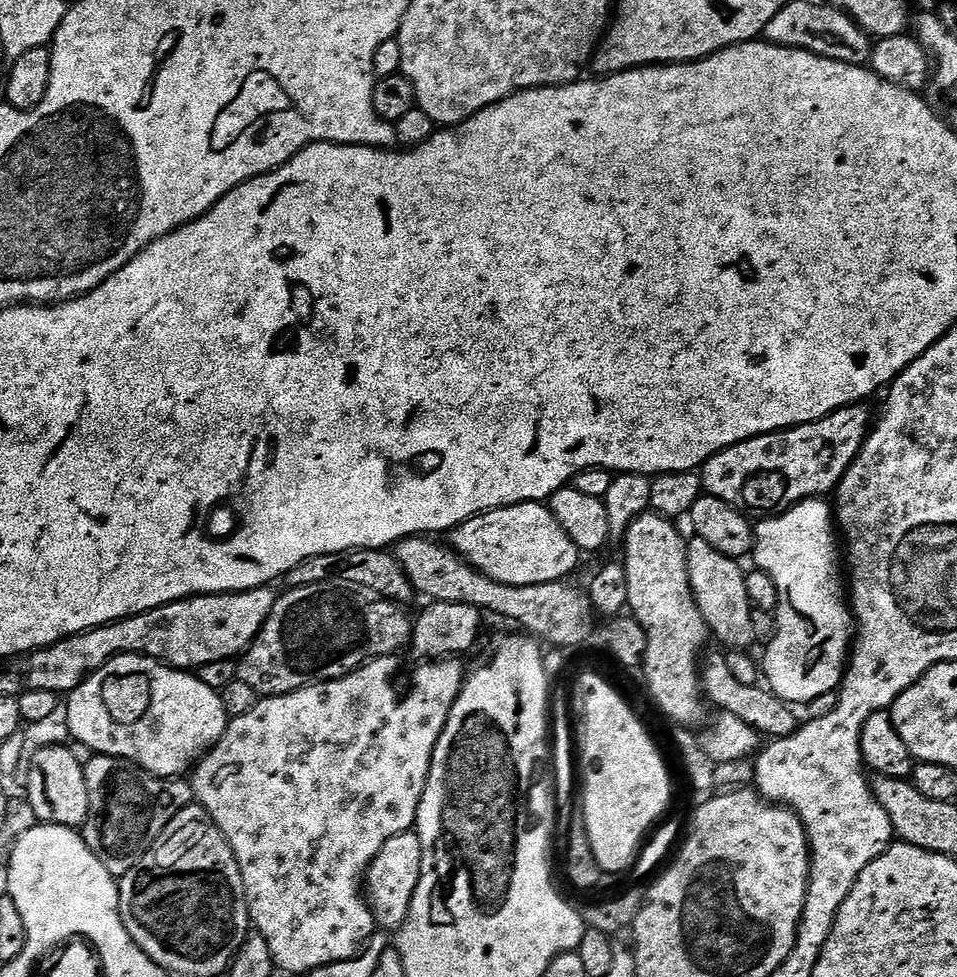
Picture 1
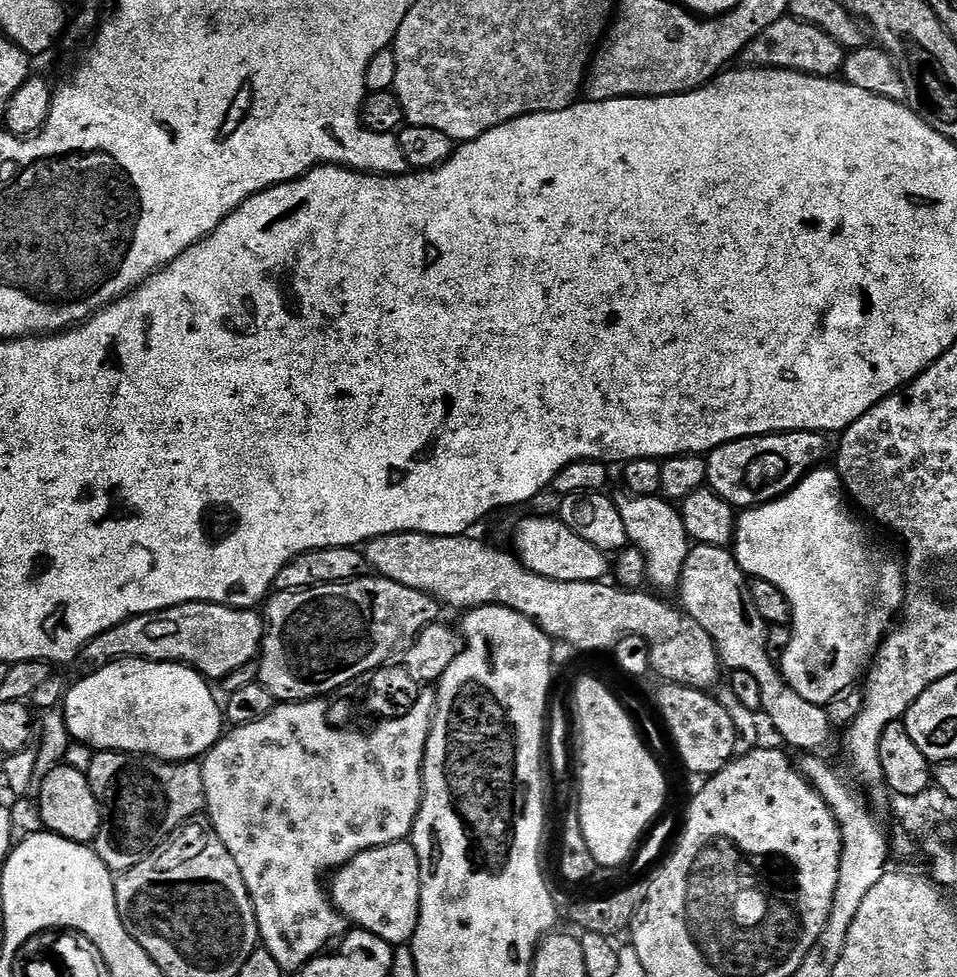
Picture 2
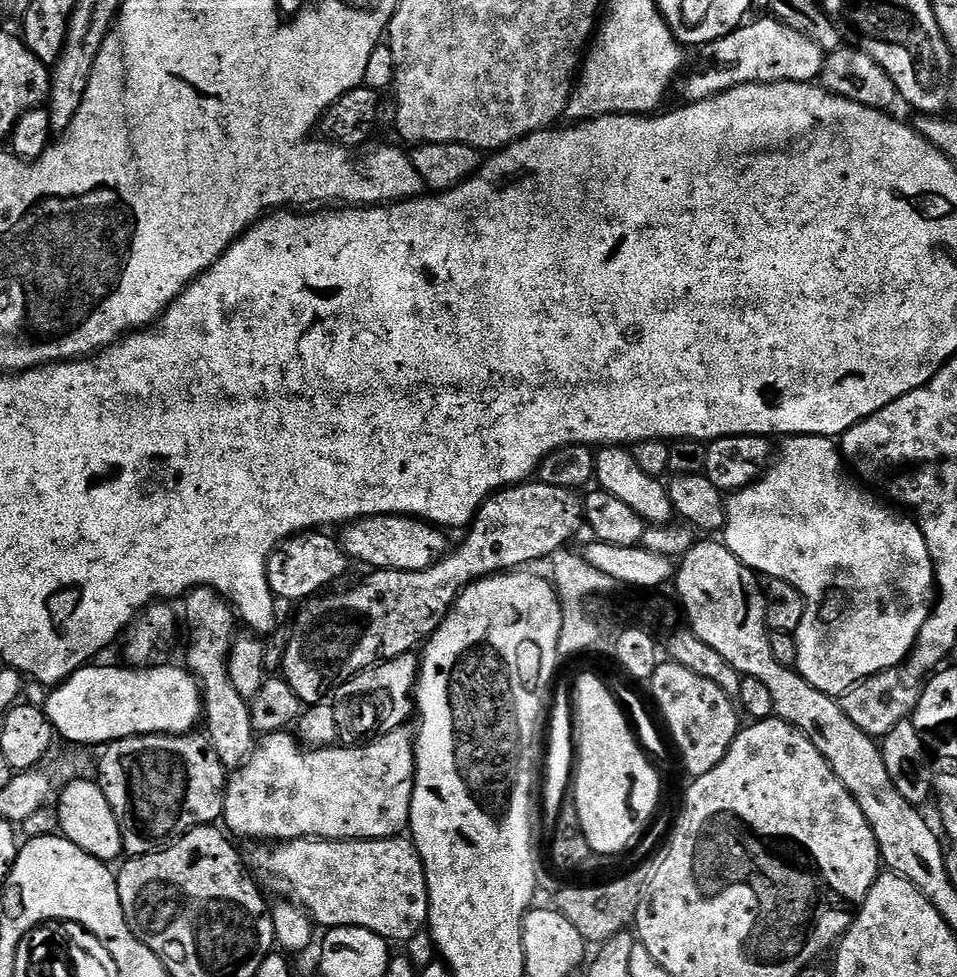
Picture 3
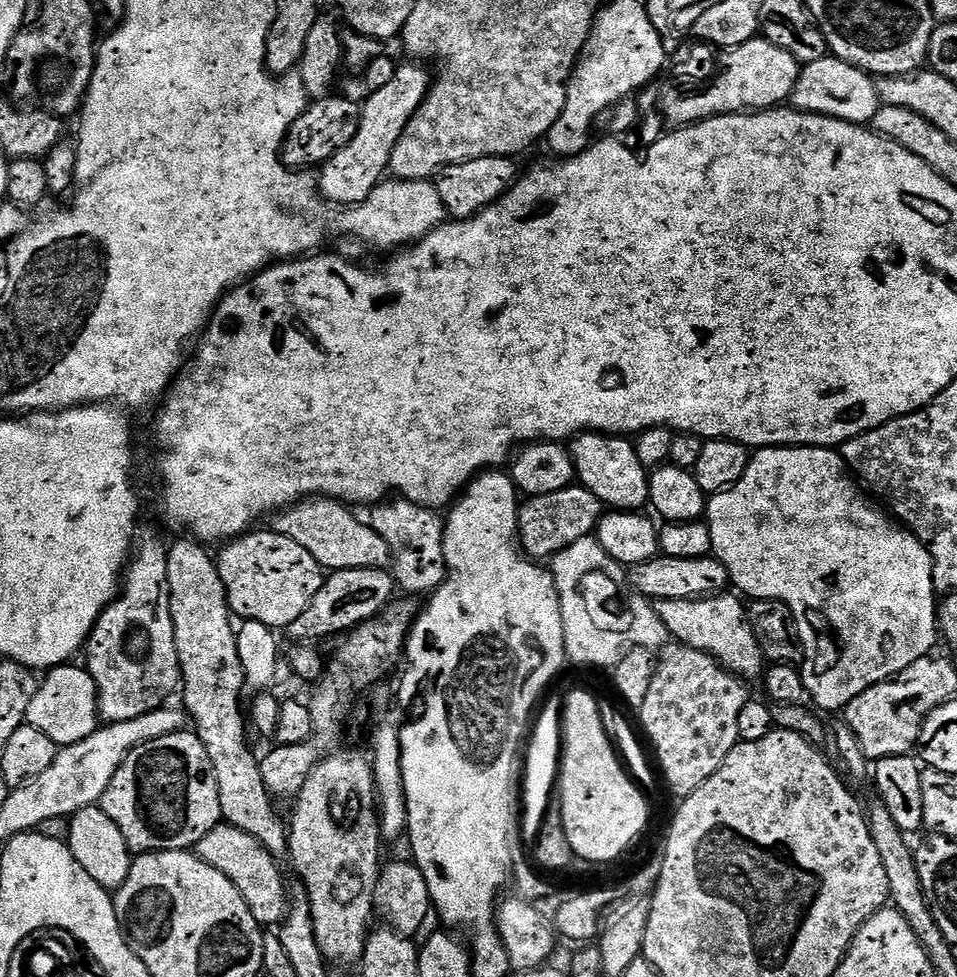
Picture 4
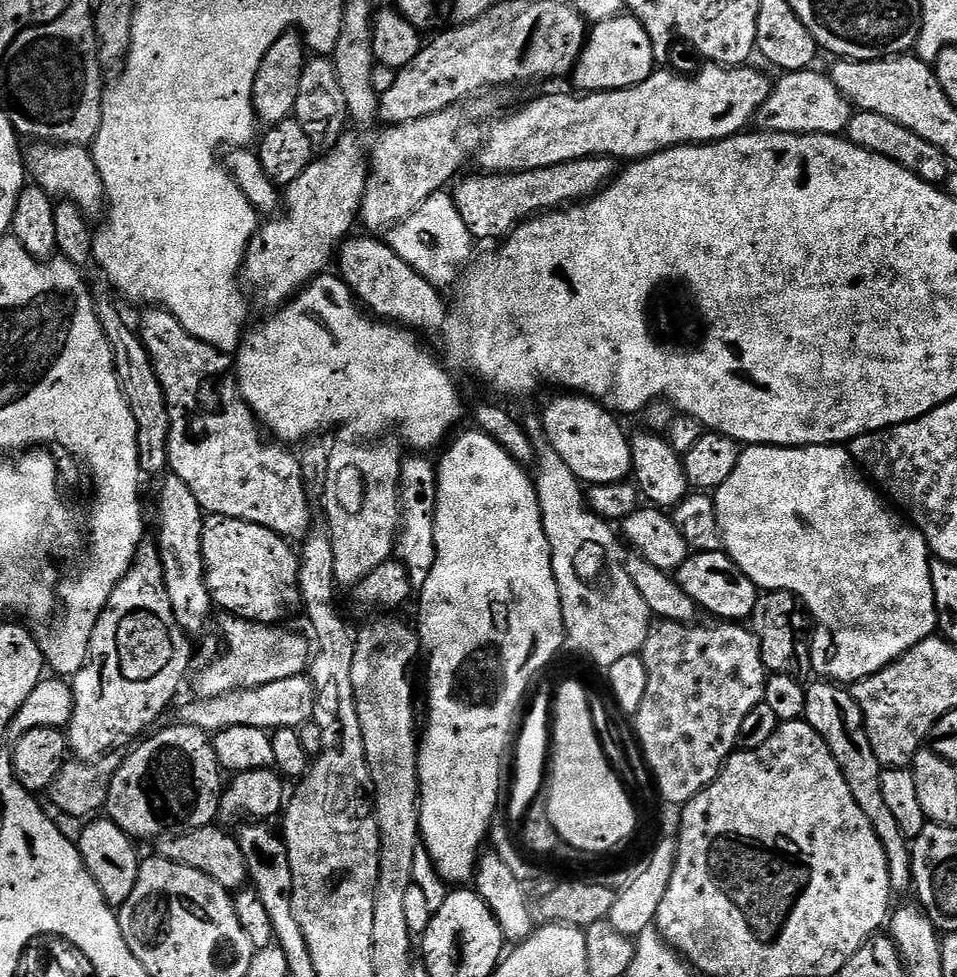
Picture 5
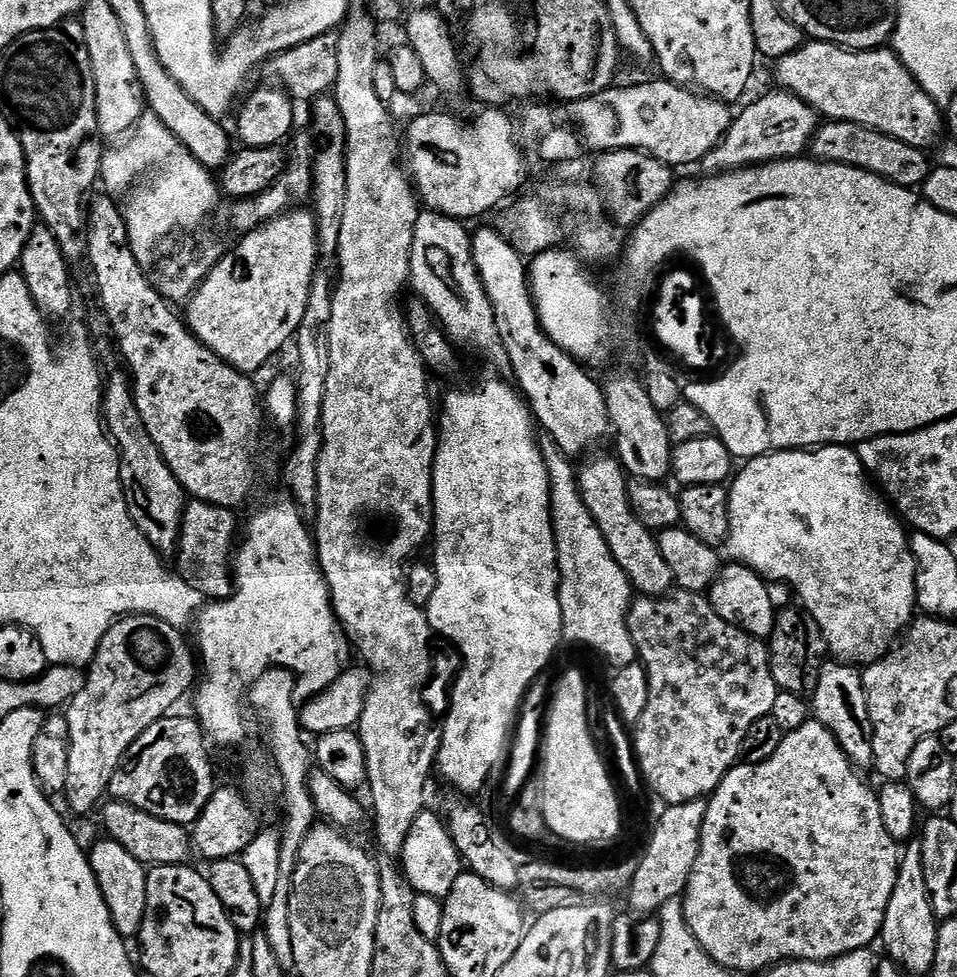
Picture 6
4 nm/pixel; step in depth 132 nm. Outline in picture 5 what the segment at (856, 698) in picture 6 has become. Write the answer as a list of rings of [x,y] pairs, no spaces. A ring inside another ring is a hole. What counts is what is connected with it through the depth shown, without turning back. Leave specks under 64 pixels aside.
[[[816,682],[820,684],[808,684],[806,688],[806,710],[803,719],[808,721],[808,725],[817,732],[826,742],[830,754],[834,754],[834,762],[838,762],[838,770],[842,770],[842,778],[846,778],[846,786],[850,786],[850,794],[854,794],[854,802],[862,806],[862,814],[870,818],[870,826],[874,826],[874,834],[882,842],[882,850],[886,850],[886,862],[890,870],[890,886],[893,893],[900,892],[911,893],[914,885],[912,882],[912,849],[910,847],[909,837],[898,830],[898,822],[894,819],[894,814],[886,807],[886,801],[882,799],[882,765],[874,754],[874,746],[870,746],[870,738],[866,734],[864,725],[864,715],[858,706],[858,702],[852,696],[847,687],[831,682]]]

